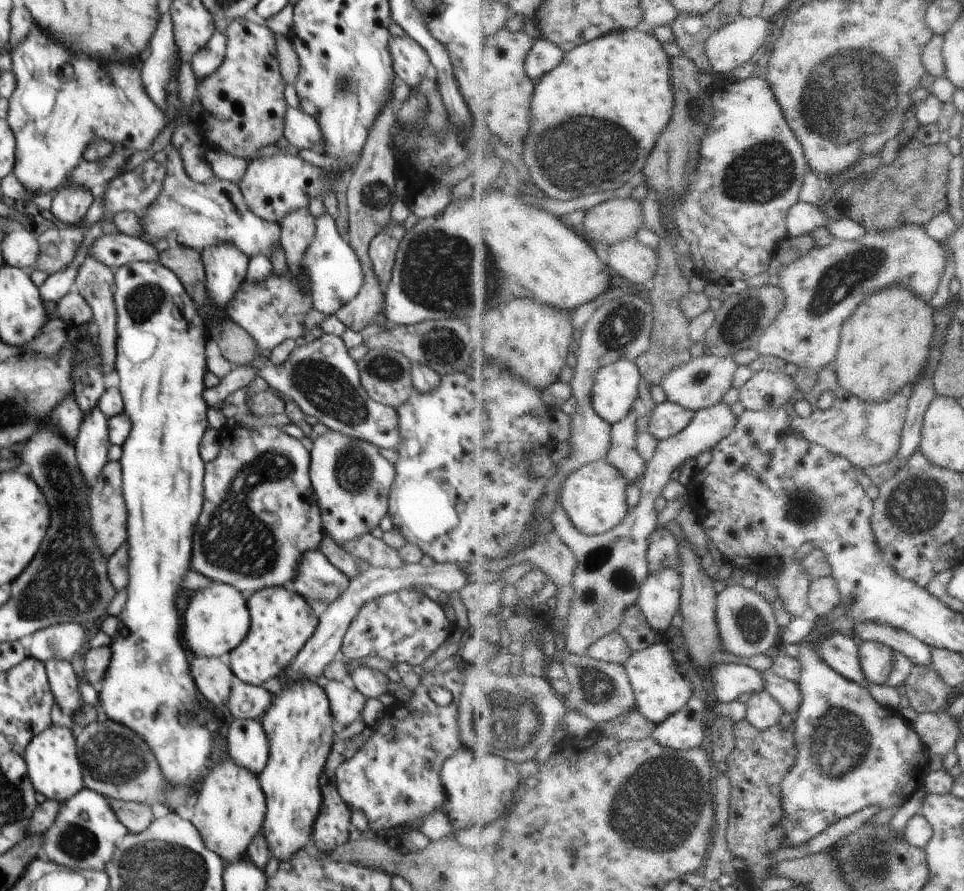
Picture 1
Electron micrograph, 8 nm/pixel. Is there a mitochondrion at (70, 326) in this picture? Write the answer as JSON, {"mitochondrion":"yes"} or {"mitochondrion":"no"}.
{"mitochondrion":"no"}

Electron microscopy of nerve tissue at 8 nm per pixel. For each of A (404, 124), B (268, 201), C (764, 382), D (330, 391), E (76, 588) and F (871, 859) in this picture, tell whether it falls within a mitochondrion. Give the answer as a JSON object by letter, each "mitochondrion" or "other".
{"A":"other","B":"other","C":"other","D":"mitochondrion","E":"mitochondrion","F":"mitochondrion"}

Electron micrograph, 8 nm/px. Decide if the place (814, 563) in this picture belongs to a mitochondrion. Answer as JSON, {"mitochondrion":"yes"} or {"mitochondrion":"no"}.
{"mitochondrion":"no"}

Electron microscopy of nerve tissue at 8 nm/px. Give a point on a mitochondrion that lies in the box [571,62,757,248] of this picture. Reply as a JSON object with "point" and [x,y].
{"point":[695,108]}

